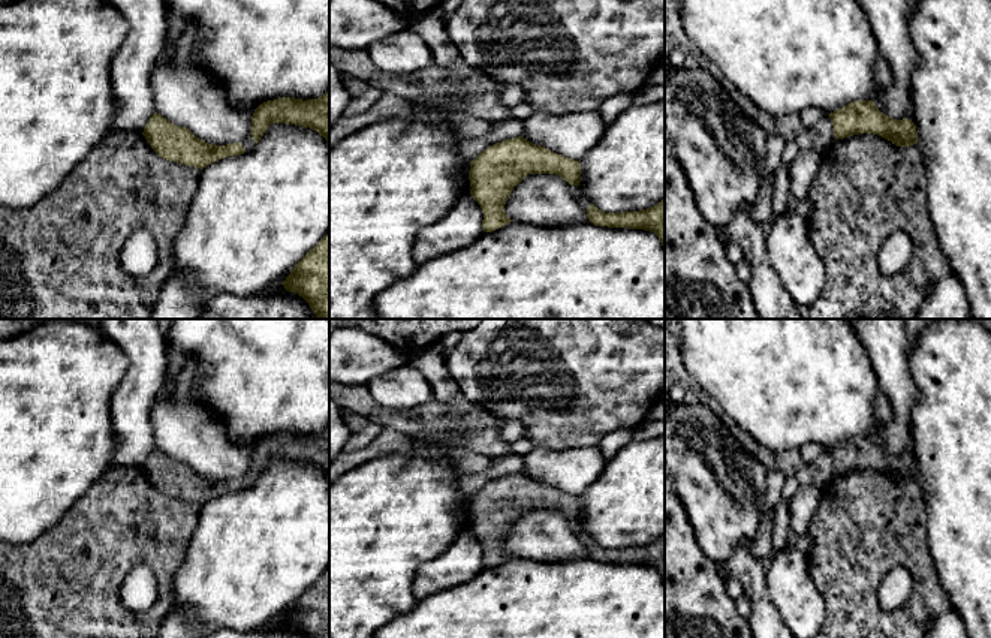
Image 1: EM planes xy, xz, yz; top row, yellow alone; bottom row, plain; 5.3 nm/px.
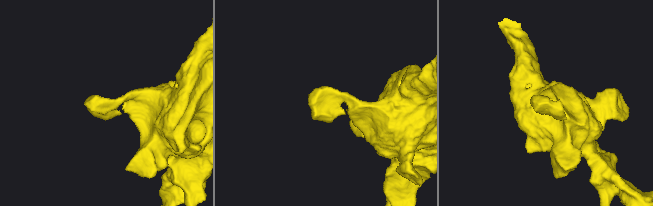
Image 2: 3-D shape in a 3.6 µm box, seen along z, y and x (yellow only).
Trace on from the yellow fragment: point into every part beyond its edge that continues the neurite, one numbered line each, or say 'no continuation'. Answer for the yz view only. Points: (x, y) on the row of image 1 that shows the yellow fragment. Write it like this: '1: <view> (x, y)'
no continuation

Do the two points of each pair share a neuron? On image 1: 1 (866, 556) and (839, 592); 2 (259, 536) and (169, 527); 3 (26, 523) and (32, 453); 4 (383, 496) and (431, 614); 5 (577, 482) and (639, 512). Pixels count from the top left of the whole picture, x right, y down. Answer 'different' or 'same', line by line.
1: same
2: different
3: same
4: different
5: different

